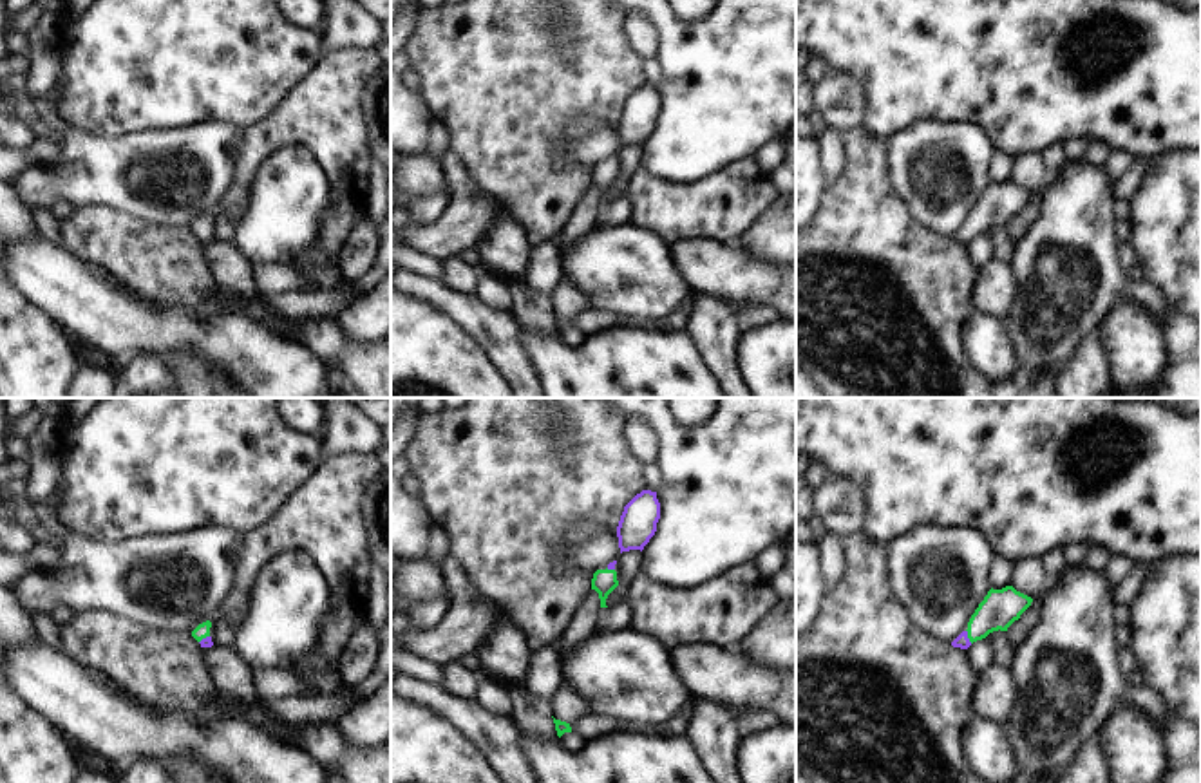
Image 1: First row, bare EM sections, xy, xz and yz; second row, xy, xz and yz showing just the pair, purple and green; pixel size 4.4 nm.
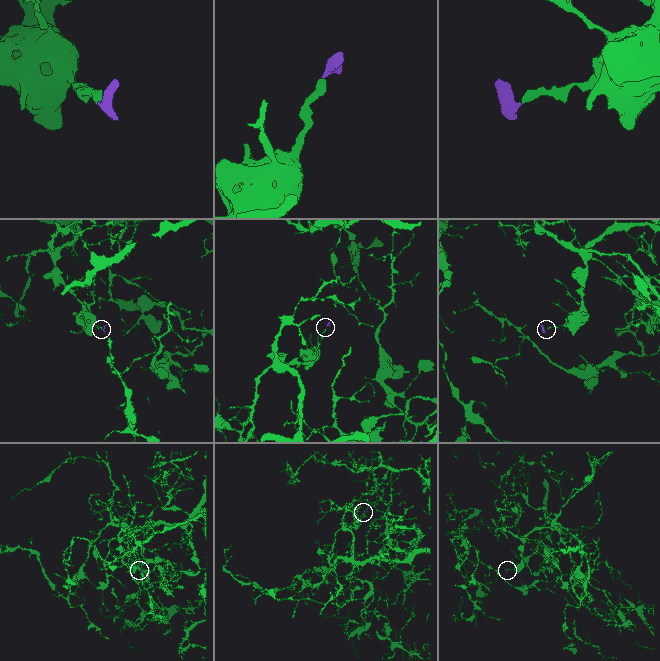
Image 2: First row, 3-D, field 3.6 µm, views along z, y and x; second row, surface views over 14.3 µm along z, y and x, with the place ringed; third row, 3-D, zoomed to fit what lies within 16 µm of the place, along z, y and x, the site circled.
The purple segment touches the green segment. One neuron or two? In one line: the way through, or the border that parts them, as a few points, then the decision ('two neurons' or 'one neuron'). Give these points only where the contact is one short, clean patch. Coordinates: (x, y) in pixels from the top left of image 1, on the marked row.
way yz (961, 641), (966, 637), (1001, 608); one neuron

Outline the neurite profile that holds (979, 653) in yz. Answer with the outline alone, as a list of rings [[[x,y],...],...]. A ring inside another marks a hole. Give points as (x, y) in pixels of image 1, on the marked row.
[[[986,638],[973,642],[968,647],[968,664],[971,673],[980,675],[984,673],[989,665],[995,664],[993,649]]]

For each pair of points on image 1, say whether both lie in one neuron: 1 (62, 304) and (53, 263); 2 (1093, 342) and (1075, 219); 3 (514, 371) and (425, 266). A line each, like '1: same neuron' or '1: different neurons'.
1: same neuron
2: different neurons
3: different neurons

